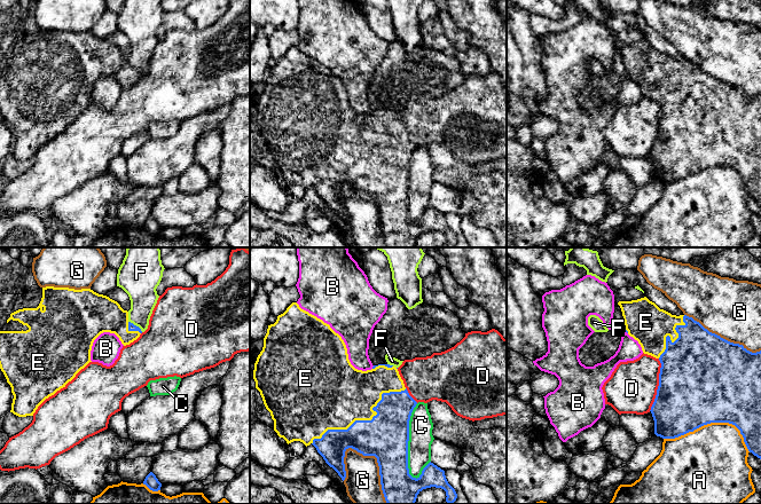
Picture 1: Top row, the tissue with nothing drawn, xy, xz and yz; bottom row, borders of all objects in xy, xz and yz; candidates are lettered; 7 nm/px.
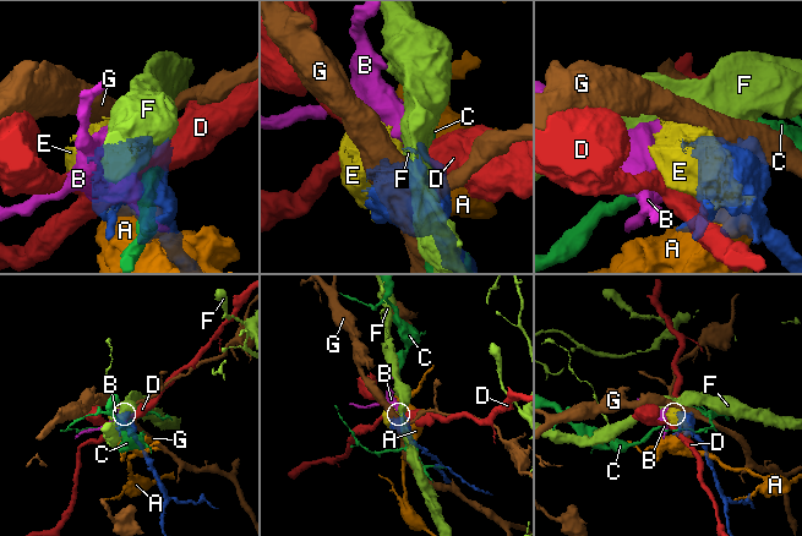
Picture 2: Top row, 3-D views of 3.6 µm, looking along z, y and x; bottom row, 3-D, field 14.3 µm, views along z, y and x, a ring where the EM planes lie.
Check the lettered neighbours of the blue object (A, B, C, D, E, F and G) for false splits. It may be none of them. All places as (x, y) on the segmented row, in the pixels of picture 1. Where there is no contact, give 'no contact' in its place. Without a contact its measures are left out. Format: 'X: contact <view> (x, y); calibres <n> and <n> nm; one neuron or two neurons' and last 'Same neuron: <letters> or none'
A: contact yz (712, 422); calibres 500 and 460 nm; two neurons
B: contact xz (373, 367); calibres 20 and 190 nm; two neurons
C: contact xz (407, 442); calibres 320 and 170 nm; two neurons
D: contact yz (659, 385); calibres 500 and 340 nm; two neurons
E: contact xz (365, 420); calibres 320 and 420 nm; one neuron
F: contact xy (135, 325); calibres 50 and 200 nm; two neurons
G: contact xz (378, 465); calibres 320 and 240 nm; two neurons
Same neuron: E

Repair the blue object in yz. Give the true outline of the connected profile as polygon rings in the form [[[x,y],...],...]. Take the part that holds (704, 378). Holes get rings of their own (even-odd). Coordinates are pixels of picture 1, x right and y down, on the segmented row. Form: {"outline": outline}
{"outline": [[[646,297],[619,301],[618,305],[626,332],[638,341],[644,354],[661,363],[659,386],[650,410],[654,420],[654,434],[662,439],[675,439],[711,423],[729,423],[740,431],[748,451],[761,459],[761,351],[752,353],[743,345],[709,332],[692,317],[676,316],[660,309]]]}

